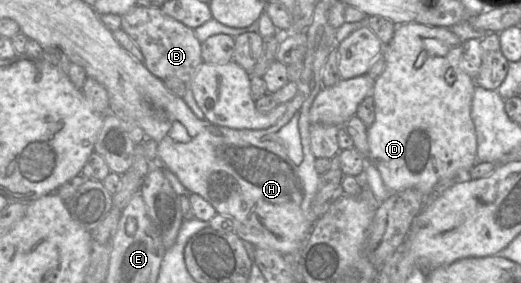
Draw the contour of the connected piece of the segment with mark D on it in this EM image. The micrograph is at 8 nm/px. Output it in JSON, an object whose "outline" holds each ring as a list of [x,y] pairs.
{"outline":[[[404,23],[398,25],[392,39],[384,46],[382,55],[385,66],[382,73],[373,83],[371,95],[374,100],[375,119],[368,127],[367,139],[369,145],[369,161],[372,162],[381,174],[382,180],[390,192],[397,192],[406,188],[415,188],[421,191],[425,197],[444,179],[467,178],[468,171],[477,162],[477,140],[475,126],[471,117],[471,102],[475,79],[471,78],[460,67],[463,42],[448,27],[429,26],[420,23]]]}

